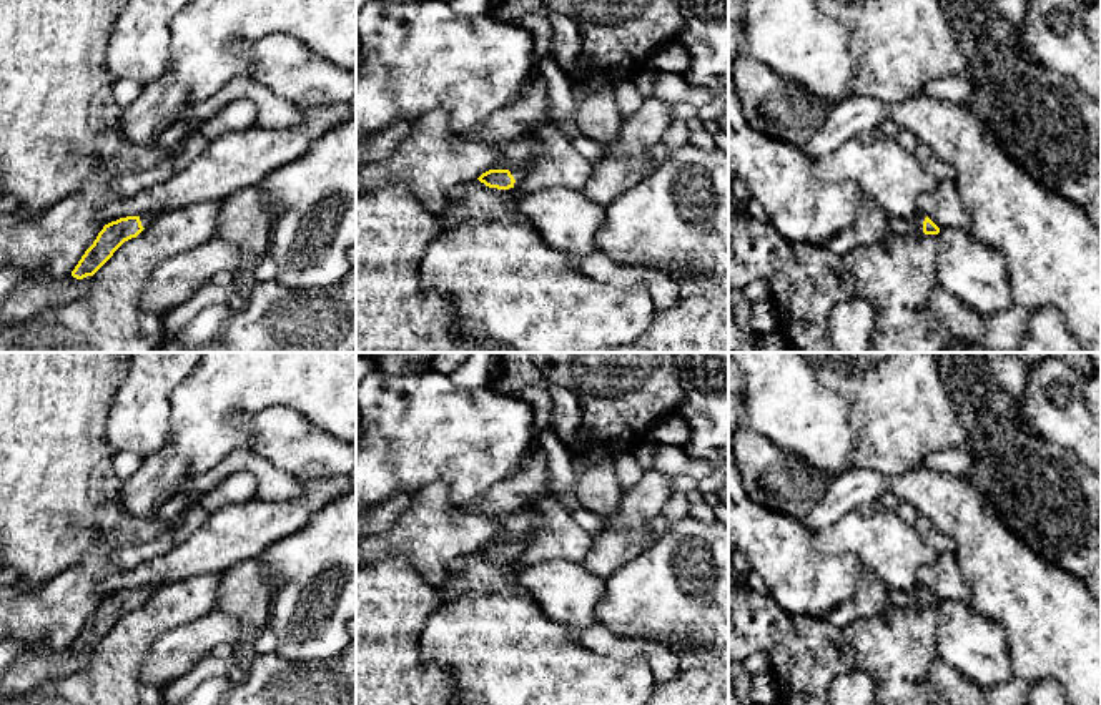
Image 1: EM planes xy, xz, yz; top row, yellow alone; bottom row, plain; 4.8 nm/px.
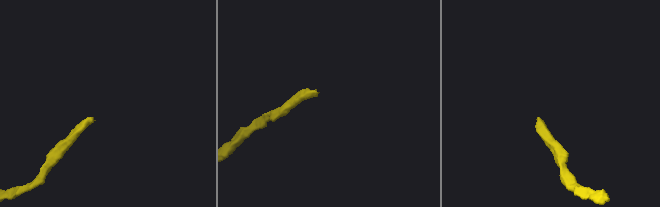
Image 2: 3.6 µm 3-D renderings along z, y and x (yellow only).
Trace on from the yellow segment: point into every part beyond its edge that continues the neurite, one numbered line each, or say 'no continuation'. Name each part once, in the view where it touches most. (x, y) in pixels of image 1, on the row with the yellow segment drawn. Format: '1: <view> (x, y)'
1: xz (516, 155)

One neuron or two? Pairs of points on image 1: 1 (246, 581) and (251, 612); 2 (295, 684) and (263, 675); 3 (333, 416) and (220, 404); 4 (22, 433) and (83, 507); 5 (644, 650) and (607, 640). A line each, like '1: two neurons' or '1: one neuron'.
1: one neuron
2: one neuron
3: one neuron
4: one neuron
5: one neuron

